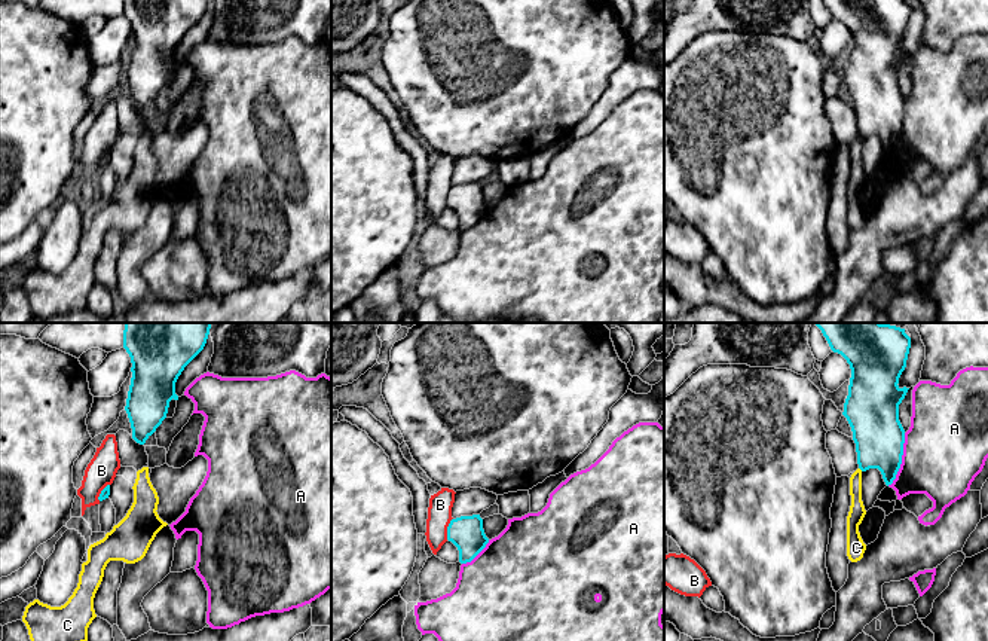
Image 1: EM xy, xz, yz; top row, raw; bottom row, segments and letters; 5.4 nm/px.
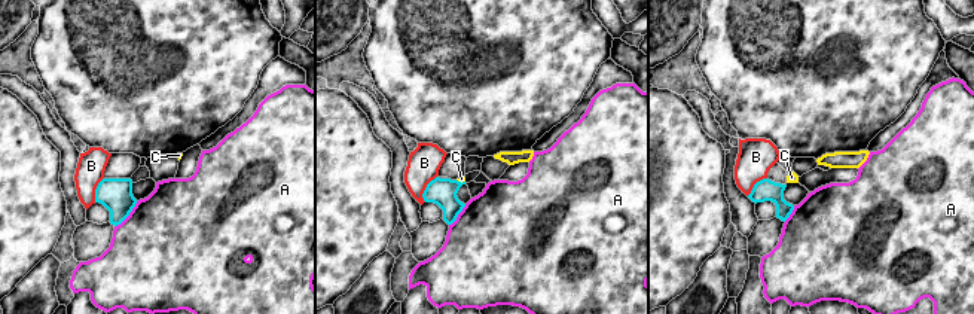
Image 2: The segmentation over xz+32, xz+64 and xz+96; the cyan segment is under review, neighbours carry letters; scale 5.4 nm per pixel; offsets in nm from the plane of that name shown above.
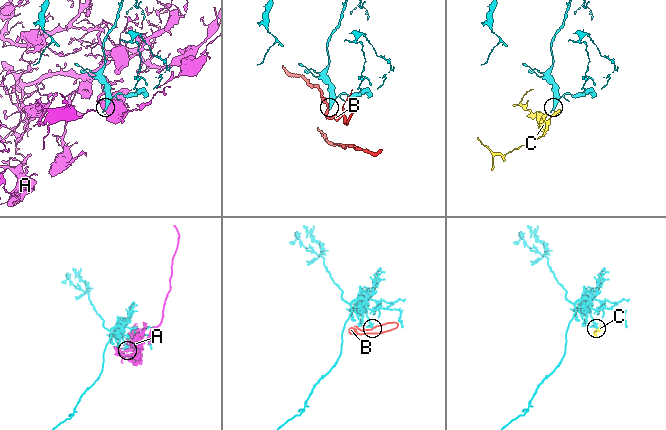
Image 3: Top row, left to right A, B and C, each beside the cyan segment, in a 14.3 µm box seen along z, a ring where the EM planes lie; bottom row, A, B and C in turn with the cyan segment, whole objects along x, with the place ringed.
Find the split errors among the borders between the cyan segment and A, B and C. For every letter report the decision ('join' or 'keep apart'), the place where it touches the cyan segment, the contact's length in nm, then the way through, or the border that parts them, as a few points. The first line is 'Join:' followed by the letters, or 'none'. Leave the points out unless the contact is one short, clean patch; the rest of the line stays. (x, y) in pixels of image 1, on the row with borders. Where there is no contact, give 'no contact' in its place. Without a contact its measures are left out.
Join: none
A: keep apart; meets cyan in yz at (901, 460); contact 300 nm long
B: keep apart; meets cyan in xz at (447, 528); contact 120 nm long; border along xz (452, 518), (446, 539)
C: keep apart; meets cyan in yz at (860, 469); contact 30 nm long; border along yz (859, 467), (862, 470)

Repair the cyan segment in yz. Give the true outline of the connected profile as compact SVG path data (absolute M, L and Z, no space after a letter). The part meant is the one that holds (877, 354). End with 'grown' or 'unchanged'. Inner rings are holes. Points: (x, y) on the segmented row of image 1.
M881 323L813 324L851 369L842 415L853 431L859 468L878 468L888 486L903 455L899 405L909 388L897 384L906 367L911 338L905 329Z | unchanged

